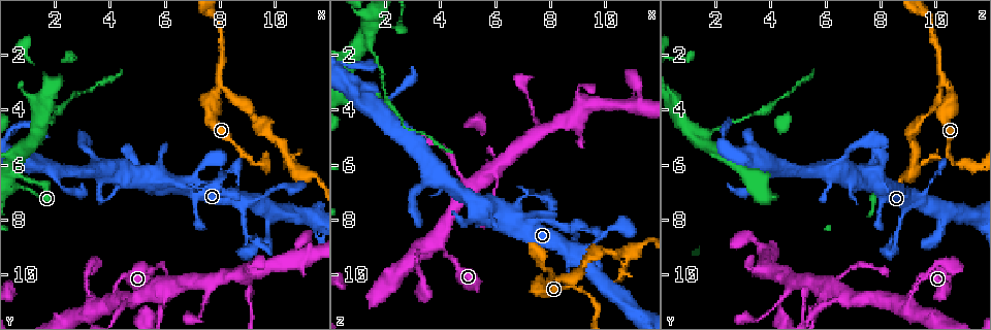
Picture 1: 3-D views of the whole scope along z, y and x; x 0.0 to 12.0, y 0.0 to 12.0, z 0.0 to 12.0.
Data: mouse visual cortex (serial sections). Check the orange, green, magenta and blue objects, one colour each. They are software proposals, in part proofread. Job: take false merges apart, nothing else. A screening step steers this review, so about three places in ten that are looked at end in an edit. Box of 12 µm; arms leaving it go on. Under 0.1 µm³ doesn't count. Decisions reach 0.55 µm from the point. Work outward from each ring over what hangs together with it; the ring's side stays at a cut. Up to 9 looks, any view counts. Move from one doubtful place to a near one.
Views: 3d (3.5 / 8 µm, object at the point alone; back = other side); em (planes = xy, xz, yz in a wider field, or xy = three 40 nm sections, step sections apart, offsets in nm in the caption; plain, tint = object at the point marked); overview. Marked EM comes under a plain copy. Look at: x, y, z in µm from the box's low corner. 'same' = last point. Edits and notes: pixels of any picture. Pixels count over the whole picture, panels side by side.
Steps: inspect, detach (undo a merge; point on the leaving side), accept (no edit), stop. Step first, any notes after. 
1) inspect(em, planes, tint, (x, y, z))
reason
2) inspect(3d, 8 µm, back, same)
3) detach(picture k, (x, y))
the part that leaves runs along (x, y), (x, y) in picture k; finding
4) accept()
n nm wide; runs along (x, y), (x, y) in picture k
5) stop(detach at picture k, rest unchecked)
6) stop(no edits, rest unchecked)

inspect(3d, 3.5 µm, (7.9, 3.1, 10.4))
thick turns thin

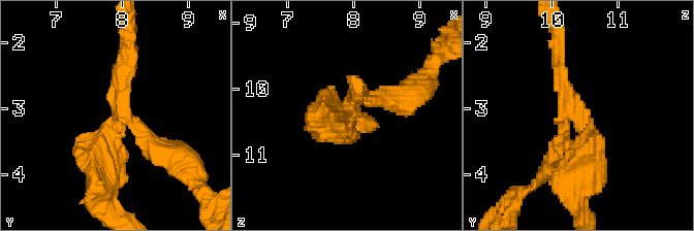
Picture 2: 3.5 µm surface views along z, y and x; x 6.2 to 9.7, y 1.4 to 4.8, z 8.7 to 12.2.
inspect(em, xy, step 2, tint, (7.95, 3.05, 10.30))
need the tissue

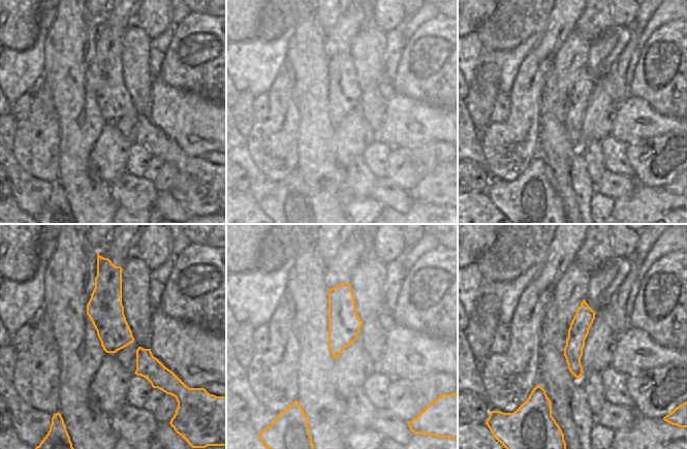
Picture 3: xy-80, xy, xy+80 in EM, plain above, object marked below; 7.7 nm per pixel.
inspect(em, planes, tint, same)

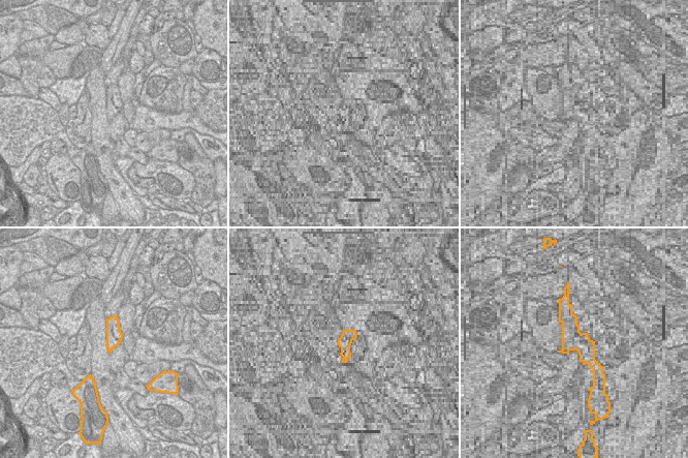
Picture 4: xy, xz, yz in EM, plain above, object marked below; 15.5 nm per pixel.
accept()
260 nm wide; runs along (334, 127), (355, 98), (393, 98) in picture 2; one cell here

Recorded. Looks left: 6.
inspect(3d, 3.5 µm, (3.9, 11.1, 8.9))
thick turns thin

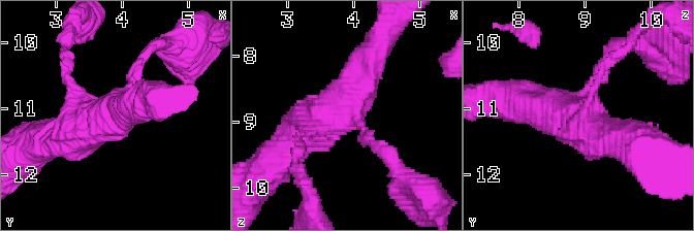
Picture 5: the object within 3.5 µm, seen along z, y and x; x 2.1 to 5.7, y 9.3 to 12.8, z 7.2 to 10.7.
inspect(em, xy, step 2, tint, (3.95, 11.00, 8.85))
4 arms; arms of 150, 200, 500, 600 nm; now the EM

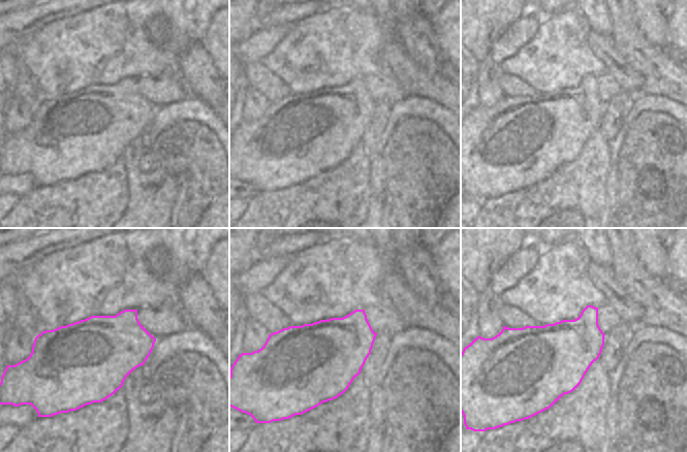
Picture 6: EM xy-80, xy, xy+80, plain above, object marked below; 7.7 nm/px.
accept()
runs along (607, 59), (575, 109), (514, 103) in picture 5; continuous, no second cell

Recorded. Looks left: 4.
inspect(3d, 8 µm, (5.1, 10.8, 6.8))
two arms in line, one across

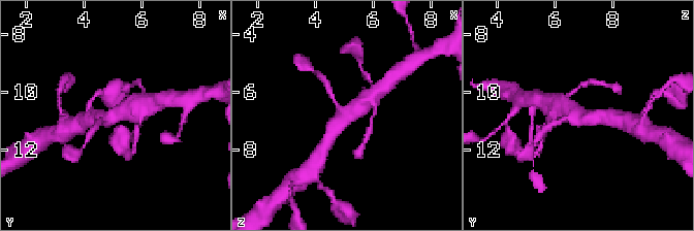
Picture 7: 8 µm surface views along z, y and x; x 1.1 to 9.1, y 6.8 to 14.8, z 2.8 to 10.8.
inspect(3d, 3.5 µm, (5.1, 10.8, 6.9))
closer look

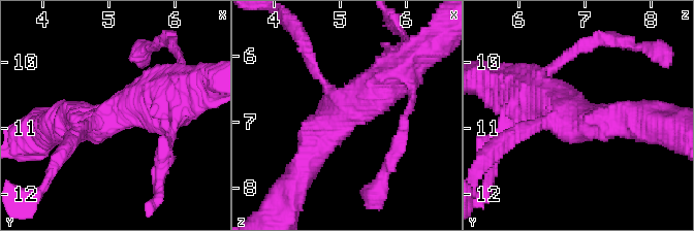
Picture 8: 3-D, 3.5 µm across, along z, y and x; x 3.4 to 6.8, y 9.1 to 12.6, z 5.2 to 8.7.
inspect(em, xy, step 5, tint, (5.05, 10.80, 6.80))
3 arms; arms of 200, 450, 600 nm; now the EM

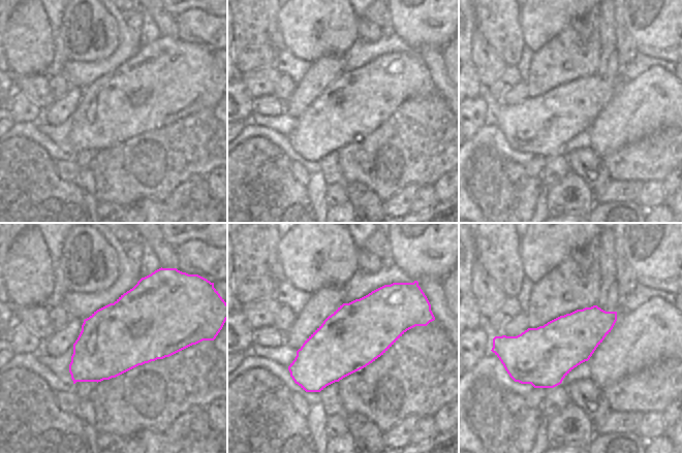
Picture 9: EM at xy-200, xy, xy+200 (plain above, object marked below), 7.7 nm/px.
accept()
runs along (306, 163), (344, 109), (398, 70) in picture 8; all the same cell

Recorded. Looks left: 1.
stop(no edits, rest unchecked)

